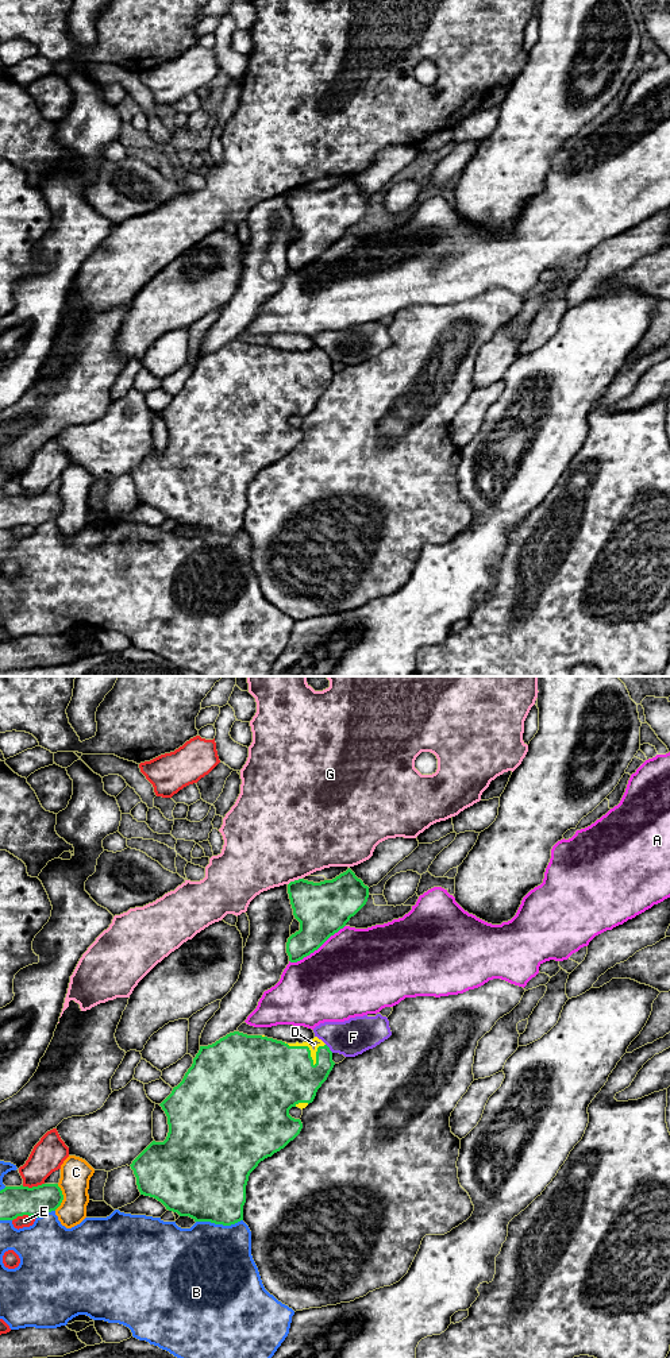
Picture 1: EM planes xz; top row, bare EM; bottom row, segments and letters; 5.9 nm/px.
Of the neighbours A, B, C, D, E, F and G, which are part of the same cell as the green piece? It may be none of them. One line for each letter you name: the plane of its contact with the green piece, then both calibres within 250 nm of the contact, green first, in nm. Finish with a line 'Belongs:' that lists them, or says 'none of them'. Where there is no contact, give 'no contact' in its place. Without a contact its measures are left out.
D: contact in xz; calibres 400 and 70 nm
Belongs: D

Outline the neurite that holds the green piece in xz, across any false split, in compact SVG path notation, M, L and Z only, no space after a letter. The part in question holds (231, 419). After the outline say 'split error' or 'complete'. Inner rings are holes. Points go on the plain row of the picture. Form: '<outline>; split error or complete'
M234 340L212 354L200 355L182 390L159 413L168 425L166 448L153 450L130 474L140 504L154 506L166 518L195 531L231 535L243 529L250 482L300 443L303 432L292 427L289 418L303 418L312 412L334 374L332 360L317 346L303 352L286 352L265 344Z; split error

